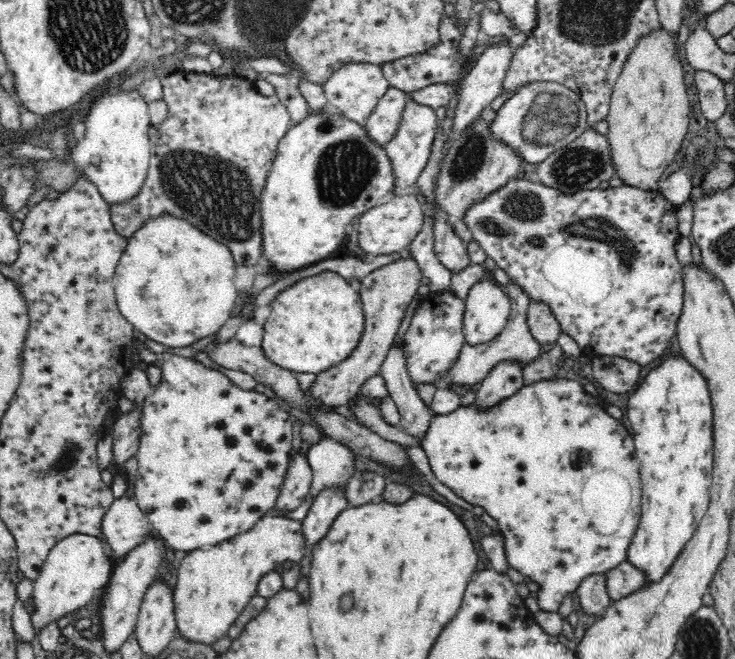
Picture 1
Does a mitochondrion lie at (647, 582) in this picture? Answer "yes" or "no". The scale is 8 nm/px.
no

